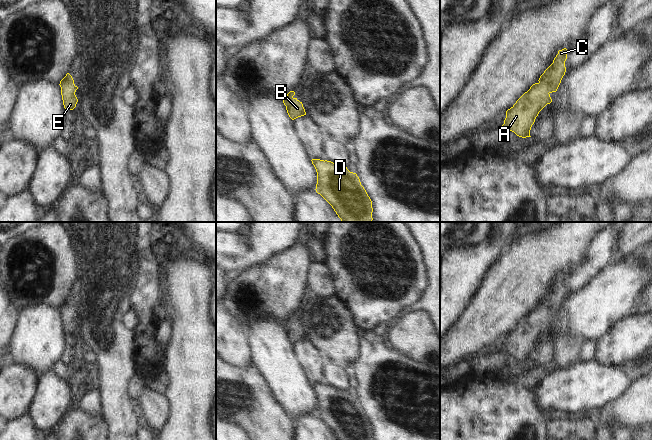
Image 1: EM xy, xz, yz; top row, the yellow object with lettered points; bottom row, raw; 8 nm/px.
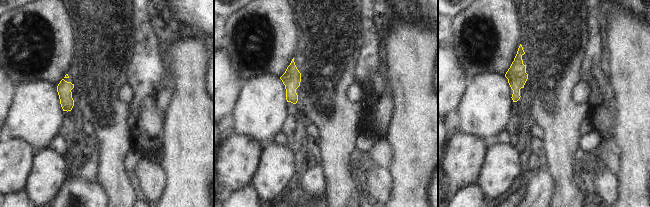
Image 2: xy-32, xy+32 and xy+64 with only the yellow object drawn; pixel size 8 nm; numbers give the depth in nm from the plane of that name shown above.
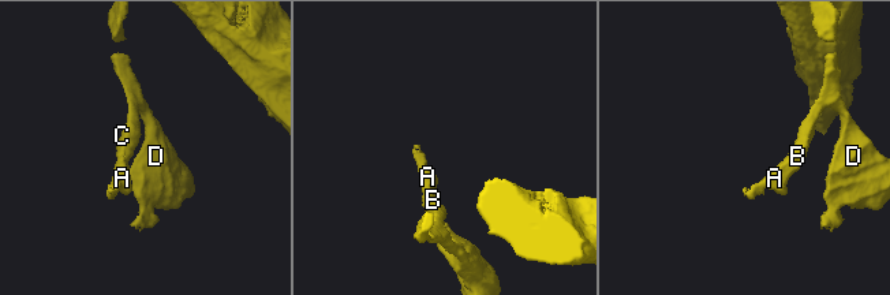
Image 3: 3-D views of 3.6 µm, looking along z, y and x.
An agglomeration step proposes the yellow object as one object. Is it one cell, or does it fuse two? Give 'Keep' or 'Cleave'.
Keep.

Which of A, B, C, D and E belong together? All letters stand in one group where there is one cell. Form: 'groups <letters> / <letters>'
groups A B C D E

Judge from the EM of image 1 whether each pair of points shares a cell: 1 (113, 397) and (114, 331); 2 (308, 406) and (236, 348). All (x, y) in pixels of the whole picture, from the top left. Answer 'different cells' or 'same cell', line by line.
1: same cell
2: different cells

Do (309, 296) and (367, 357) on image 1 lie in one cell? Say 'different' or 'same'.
different

